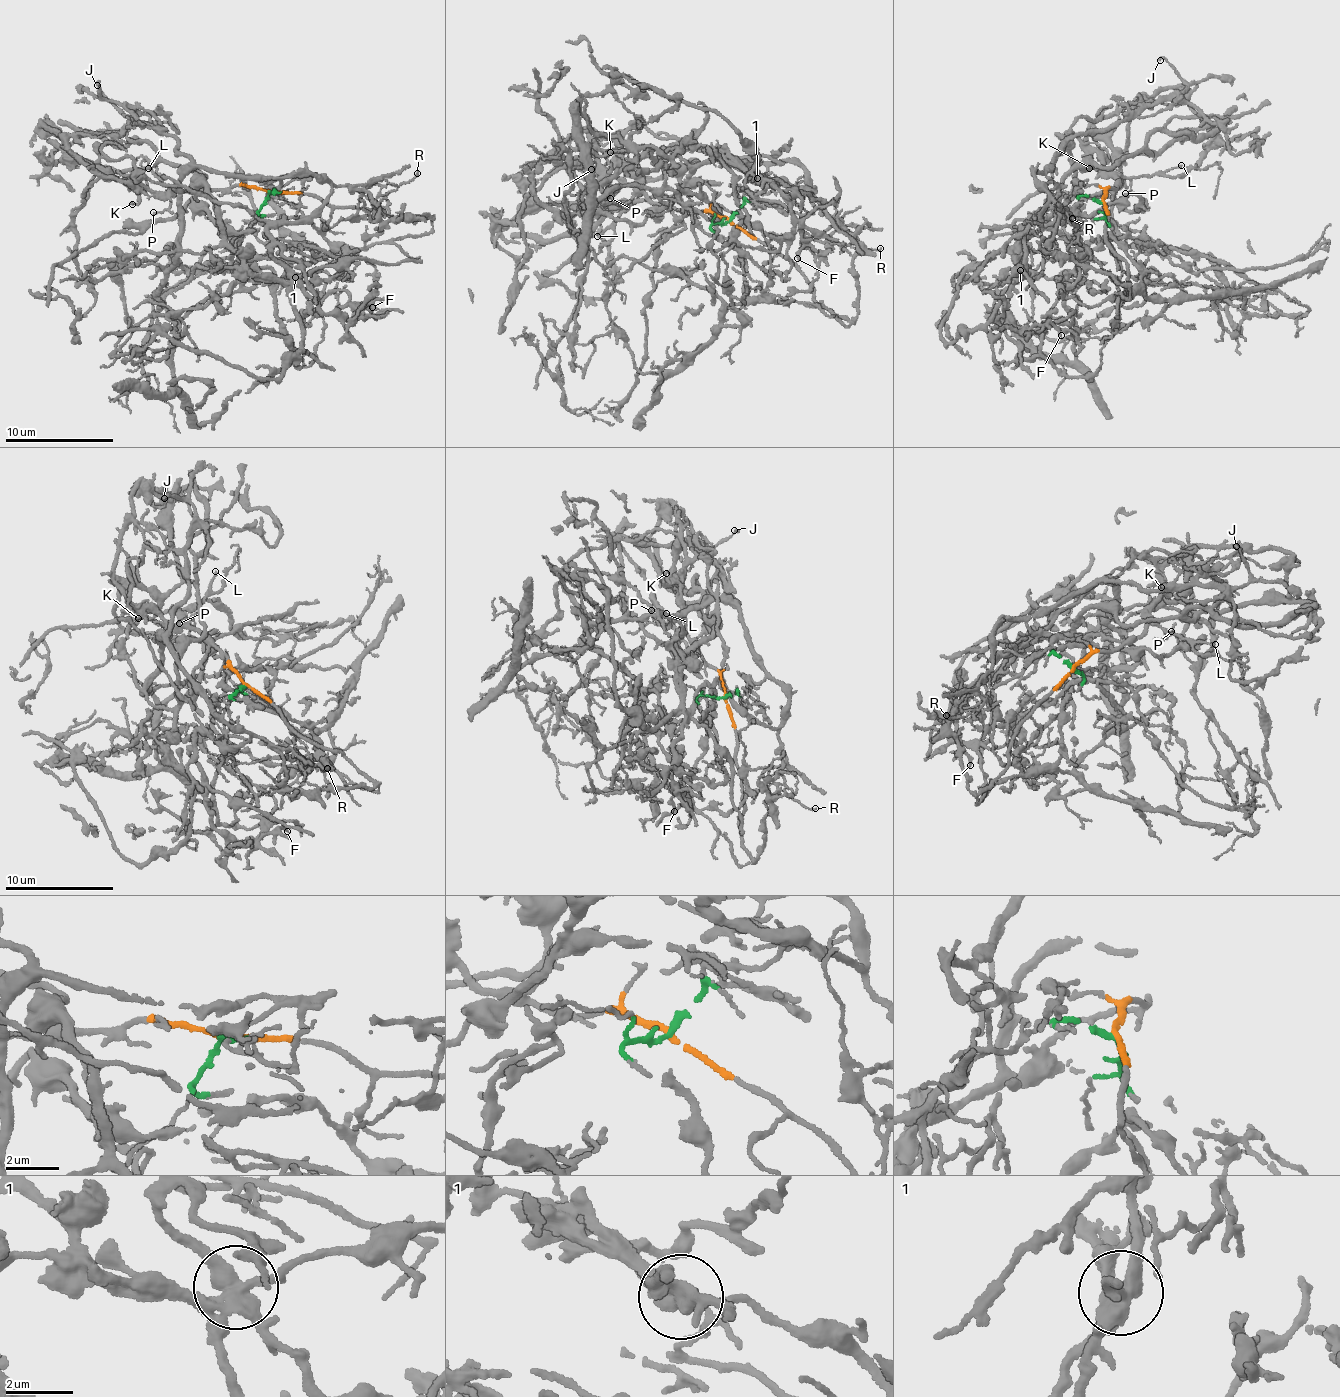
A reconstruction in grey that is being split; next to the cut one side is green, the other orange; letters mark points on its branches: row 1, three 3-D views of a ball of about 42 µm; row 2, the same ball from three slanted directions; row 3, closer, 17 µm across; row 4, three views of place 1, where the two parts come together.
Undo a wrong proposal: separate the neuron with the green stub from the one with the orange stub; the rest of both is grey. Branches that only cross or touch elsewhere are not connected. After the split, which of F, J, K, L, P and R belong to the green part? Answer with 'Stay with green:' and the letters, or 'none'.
Stay with green: F, J, R

